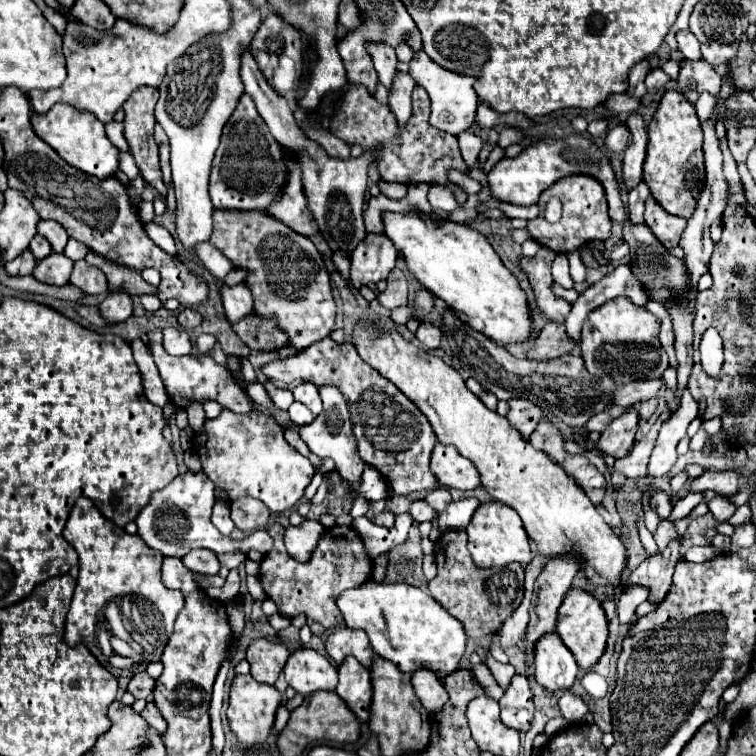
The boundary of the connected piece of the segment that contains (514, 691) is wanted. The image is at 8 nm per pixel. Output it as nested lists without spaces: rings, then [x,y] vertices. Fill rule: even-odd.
[[[524,675],[512,677],[510,687],[500,699],[500,709],[502,709],[500,719],[506,727],[512,727],[522,733],[526,733],[532,727],[532,717],[536,707],[534,707],[534,697],[528,679]]]

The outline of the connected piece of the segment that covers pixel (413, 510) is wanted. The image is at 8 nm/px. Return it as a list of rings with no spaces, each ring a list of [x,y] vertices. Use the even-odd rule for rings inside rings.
[[[414,501],[414,503],[410,503],[408,513],[410,513],[412,519],[418,521],[418,523],[422,523],[422,521],[432,521],[432,519],[436,517],[436,511],[430,509],[424,501]]]

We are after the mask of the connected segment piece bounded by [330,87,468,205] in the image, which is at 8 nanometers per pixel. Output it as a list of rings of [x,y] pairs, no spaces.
[[[350,87],[342,103],[342,115],[330,121],[330,131],[342,141],[346,141],[348,145],[360,143],[364,149],[372,149],[378,143],[382,143],[384,147],[378,155],[378,171],[384,181],[398,181],[406,185],[424,183],[424,181],[448,185],[456,193],[458,203],[462,205],[468,195],[446,179],[446,171],[452,167],[466,171],[466,165],[460,157],[458,139],[432,127],[428,123],[428,117],[430,117],[430,99],[424,87],[416,87],[412,91],[412,117],[406,129],[398,129],[396,119],[389,107],[382,107],[372,95],[366,95],[364,87]]]

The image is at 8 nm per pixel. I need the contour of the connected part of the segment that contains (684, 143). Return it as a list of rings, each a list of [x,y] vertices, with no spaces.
[[[666,91],[648,125],[648,149],[644,159],[644,181],[652,197],[670,213],[690,219],[696,207],[694,185],[704,185],[702,127],[696,109],[678,91]]]

